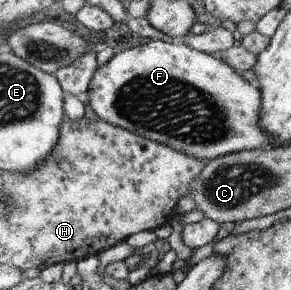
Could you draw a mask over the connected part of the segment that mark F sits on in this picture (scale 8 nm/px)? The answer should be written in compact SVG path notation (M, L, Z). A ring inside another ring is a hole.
M151 40L143 46L115 54L94 71L87 95L89 106L110 126L157 142L197 161L211 161L227 154L275 147L274 136L260 125L261 92L254 82L243 80L226 63L188 48L182 41L166 44Z

